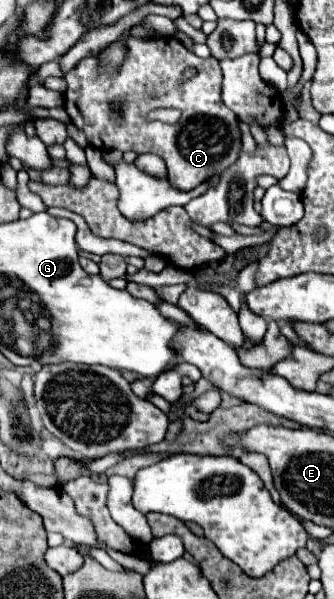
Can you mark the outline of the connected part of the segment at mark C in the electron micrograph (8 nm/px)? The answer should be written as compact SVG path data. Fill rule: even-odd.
M128 36L124 40L126 48L126 58L118 66L116 72L100 72L100 56L86 56L82 58L74 68L70 68L64 76L68 82L66 90L66 100L64 109L86 136L88 144L94 148L116 148L120 152L134 150L138 154L152 152L158 154L166 162L168 178L170 182L180 188L180 190L192 190L198 184L210 180L220 172L220 168L228 168L230 164L236 162L236 156L242 150L240 142L240 130L236 122L236 114L230 108L224 108L224 102L220 100L220 64L216 58L198 58L190 50L184 48L178 40L172 38L144 38L144 40L134 40ZM186 68L194 68L196 74L188 80L182 78ZM114 102L122 102L122 112L116 116L112 110ZM156 108L178 108L182 112L180 120L176 124L164 124L164 122L148 122L146 116L150 110Z

